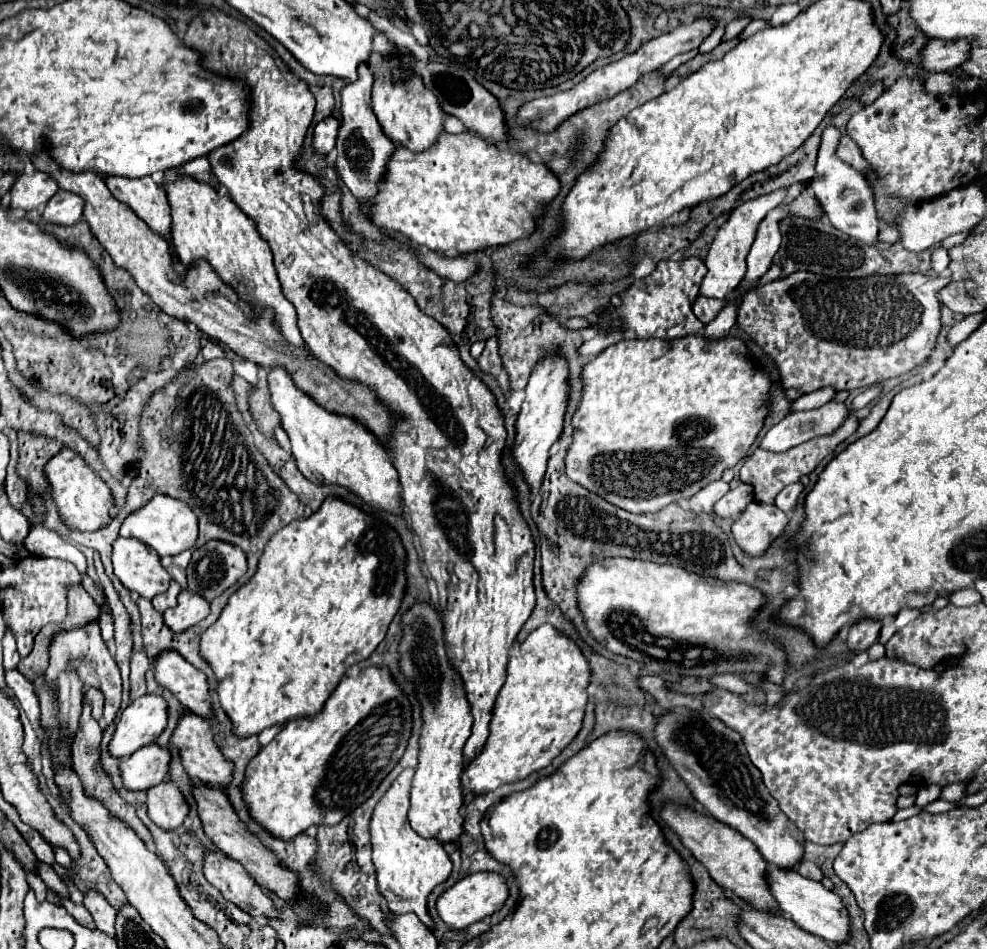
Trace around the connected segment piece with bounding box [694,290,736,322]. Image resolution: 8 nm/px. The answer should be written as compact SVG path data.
M736 290L728 298L724 298L724 300L700 296L698 302L694 302L694 314L700 318L700 322L708 322L708 320L712 320L718 314L718 310L722 310L722 304L726 304L734 296L736 296Z

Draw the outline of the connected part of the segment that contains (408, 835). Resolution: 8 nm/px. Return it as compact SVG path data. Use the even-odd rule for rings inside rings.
M406 768L386 790L382 800L376 804L372 820L370 820L370 836L372 836L372 860L378 874L378 888L388 902L388 908L396 914L414 912L418 918L432 928L432 920L426 910L428 894L434 886L444 882L452 870L450 856L442 848L442 844L434 838L422 838L416 834L408 822L408 806L410 806L410 782L414 768Z

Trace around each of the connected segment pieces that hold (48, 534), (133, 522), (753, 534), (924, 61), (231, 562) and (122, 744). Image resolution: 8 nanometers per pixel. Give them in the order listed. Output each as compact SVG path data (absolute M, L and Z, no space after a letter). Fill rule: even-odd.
M34 526L30 530L30 534L26 536L26 540L24 540L24 546L26 546L28 552L32 552L36 556L68 560L78 568L78 572L82 576L86 574L86 558L84 558L84 554L76 546L66 544L56 532L48 530L44 526Z
M158 494L142 508L126 516L126 520L122 522L120 534L124 538L136 538L148 544L158 552L158 556L176 556L194 546L198 536L198 520L196 520L196 514L190 510L190 506L186 506L186 502L178 502L176 498L170 498L166 494Z
M750 502L746 510L734 520L732 536L746 554L760 556L770 546L770 542L782 534L786 524L788 516L778 510L778 506Z
M932 38L920 52L920 70L942 72L964 64L970 58L970 42L942 42Z
M212 540L194 550L186 574L188 590L212 602L246 574L246 554L230 542Z
M140 696L124 708L122 720L118 722L108 744L108 754L114 758L134 754L138 748L154 742L162 734L166 720L166 700L162 696Z

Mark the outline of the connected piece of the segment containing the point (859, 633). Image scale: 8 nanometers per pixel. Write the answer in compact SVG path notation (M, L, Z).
M866 620L852 624L848 640L846 640L850 652L854 652L854 654L866 652L878 640L880 626L882 626L880 622L866 622Z

